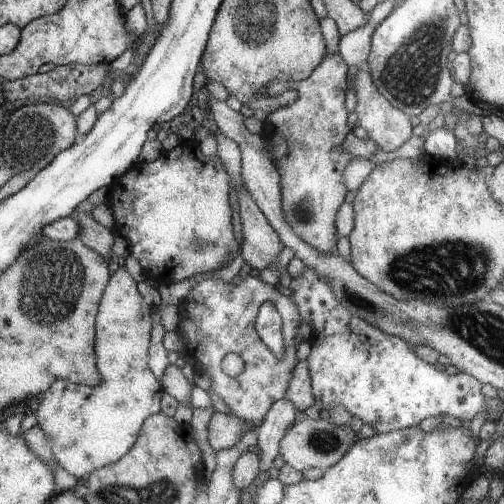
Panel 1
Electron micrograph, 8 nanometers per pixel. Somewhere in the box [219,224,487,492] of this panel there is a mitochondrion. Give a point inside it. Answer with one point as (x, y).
(321, 441)

